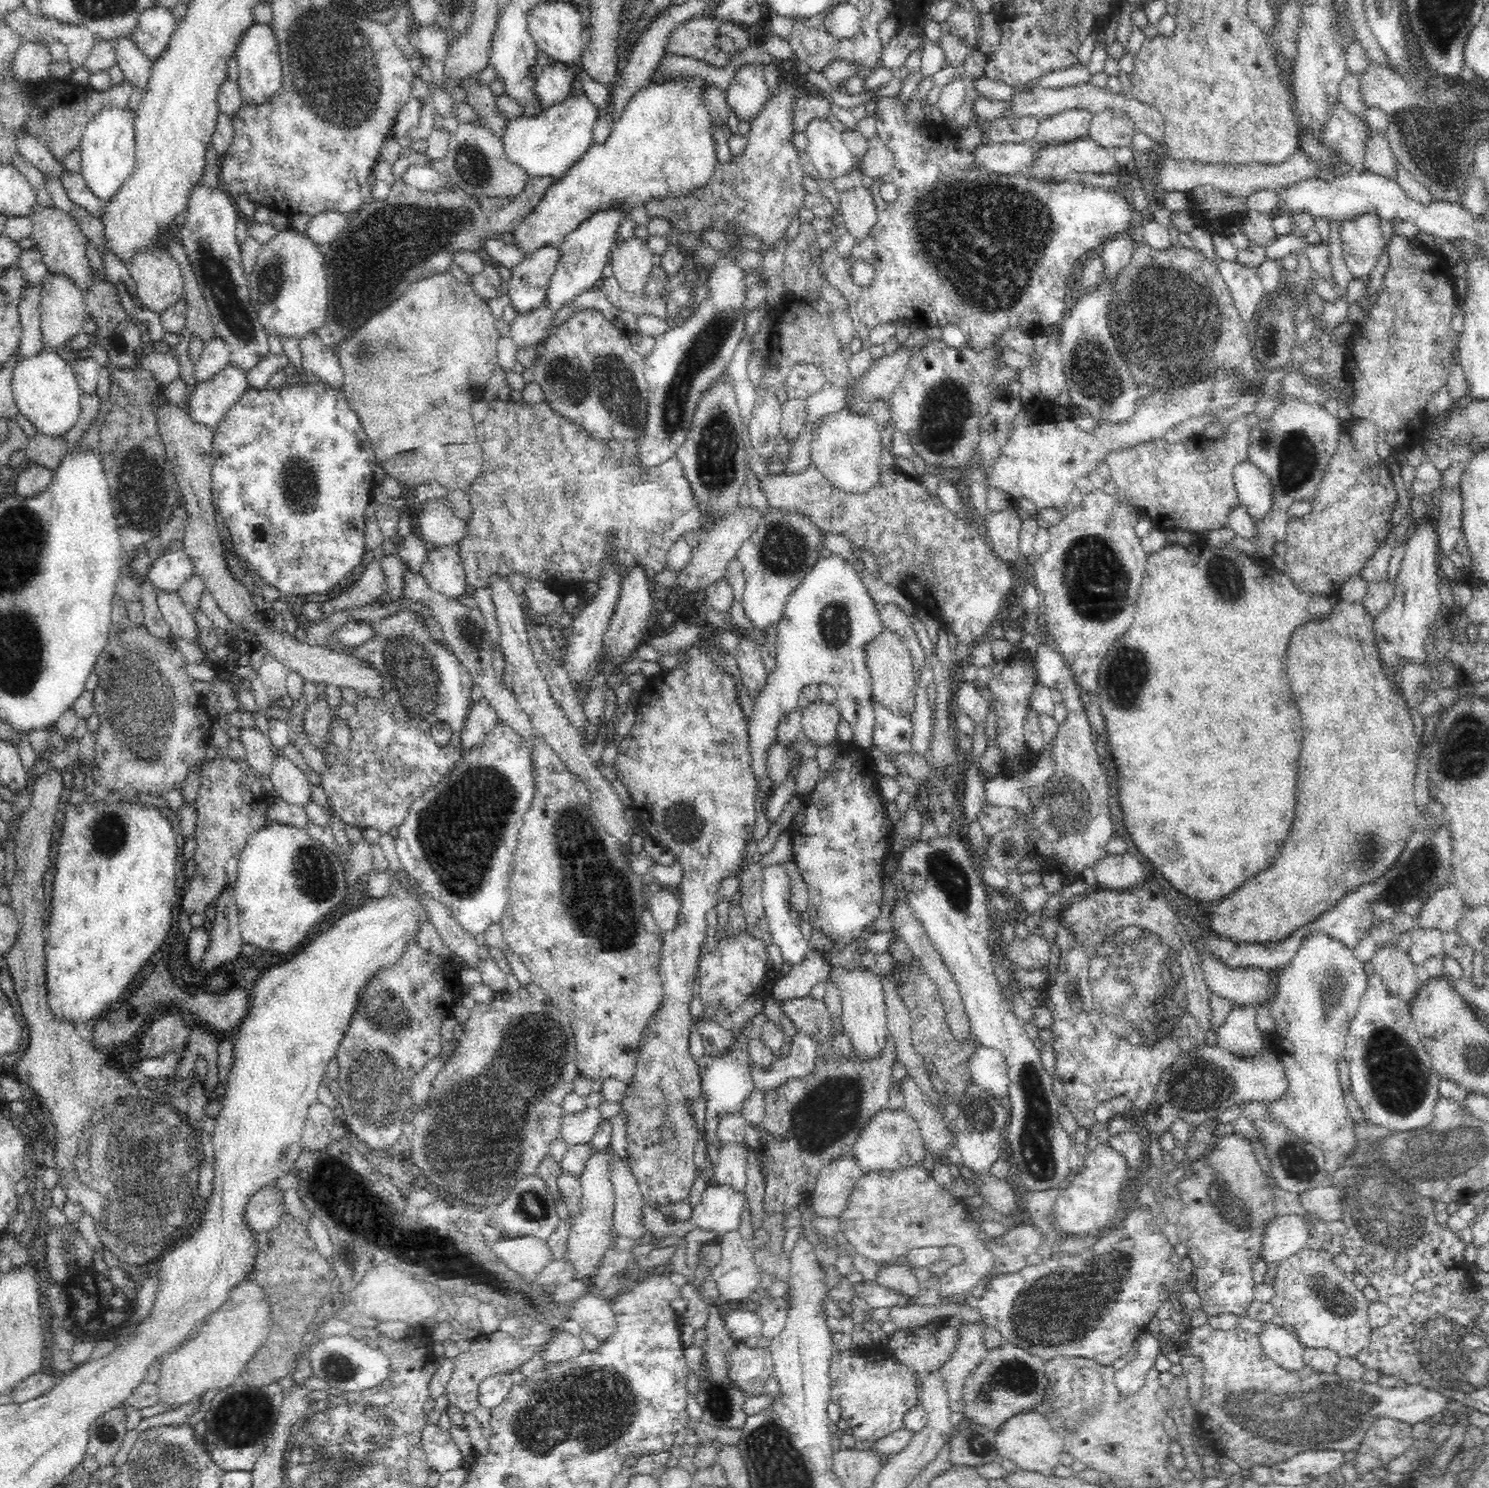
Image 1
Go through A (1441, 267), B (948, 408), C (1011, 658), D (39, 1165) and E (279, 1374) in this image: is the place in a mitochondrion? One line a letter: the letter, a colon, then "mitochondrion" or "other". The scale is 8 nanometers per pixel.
A: other
B: mitochondrion
C: other
D: other
E: other

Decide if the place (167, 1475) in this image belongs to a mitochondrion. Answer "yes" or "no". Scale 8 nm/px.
yes

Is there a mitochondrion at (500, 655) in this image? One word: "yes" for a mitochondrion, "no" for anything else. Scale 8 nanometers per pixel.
no

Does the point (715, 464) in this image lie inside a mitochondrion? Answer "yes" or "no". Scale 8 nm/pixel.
yes

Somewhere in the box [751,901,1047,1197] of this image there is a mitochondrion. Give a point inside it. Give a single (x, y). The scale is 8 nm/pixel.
(828, 1112)

